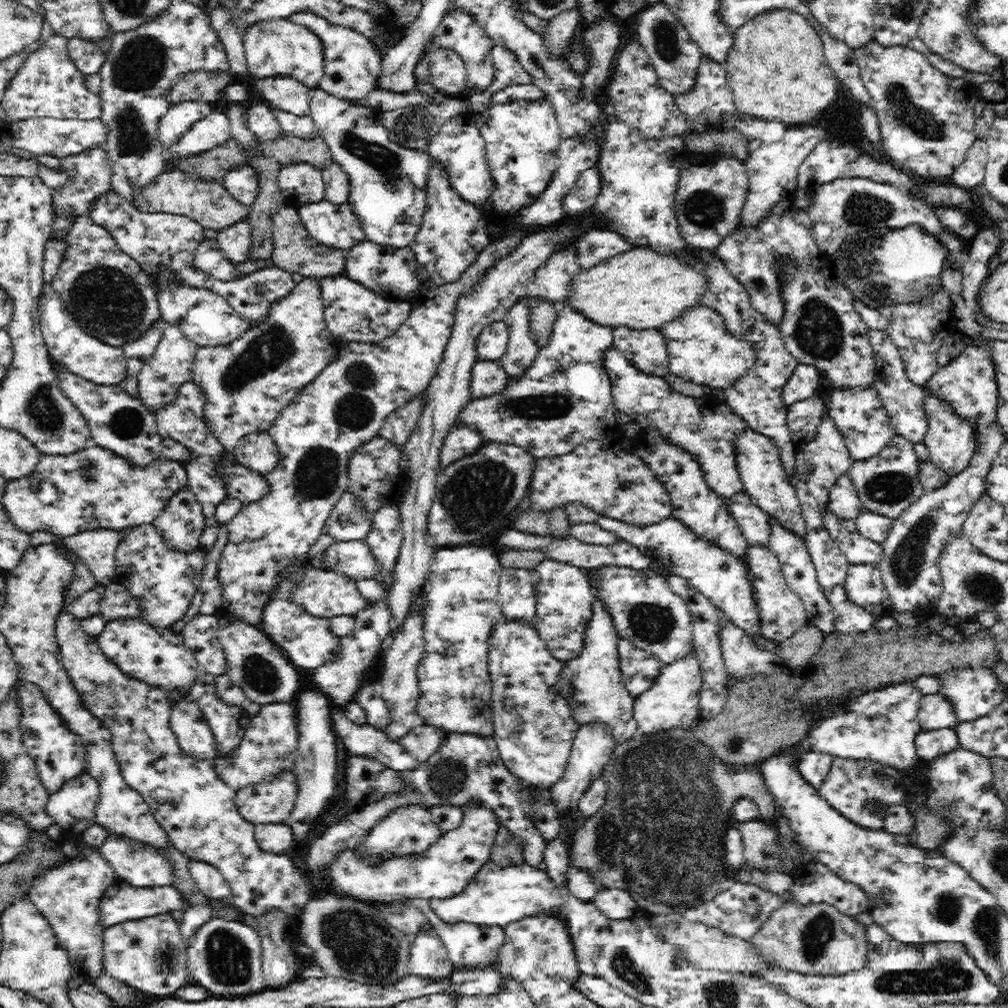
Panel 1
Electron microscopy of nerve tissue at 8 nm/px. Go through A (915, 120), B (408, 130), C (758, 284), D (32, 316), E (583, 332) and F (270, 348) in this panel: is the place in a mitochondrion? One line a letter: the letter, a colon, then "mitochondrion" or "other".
A: mitochondrion
B: mitochondrion
C: mitochondrion
D: other
E: other
F: mitochondrion

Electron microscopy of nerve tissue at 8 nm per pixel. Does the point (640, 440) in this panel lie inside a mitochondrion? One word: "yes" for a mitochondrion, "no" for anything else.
no

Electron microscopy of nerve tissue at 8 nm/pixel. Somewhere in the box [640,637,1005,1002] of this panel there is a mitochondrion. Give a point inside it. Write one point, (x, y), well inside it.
(946, 974)

